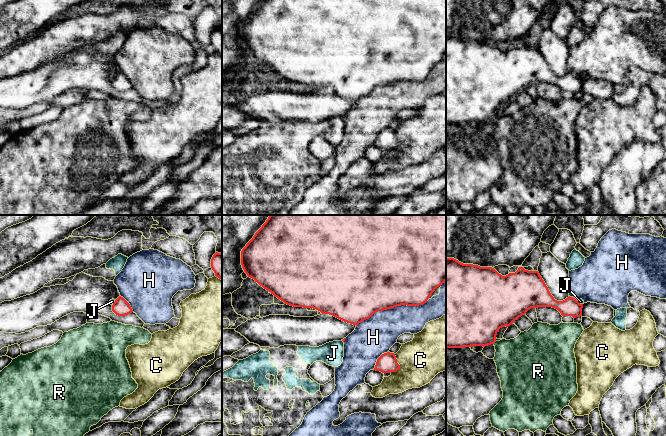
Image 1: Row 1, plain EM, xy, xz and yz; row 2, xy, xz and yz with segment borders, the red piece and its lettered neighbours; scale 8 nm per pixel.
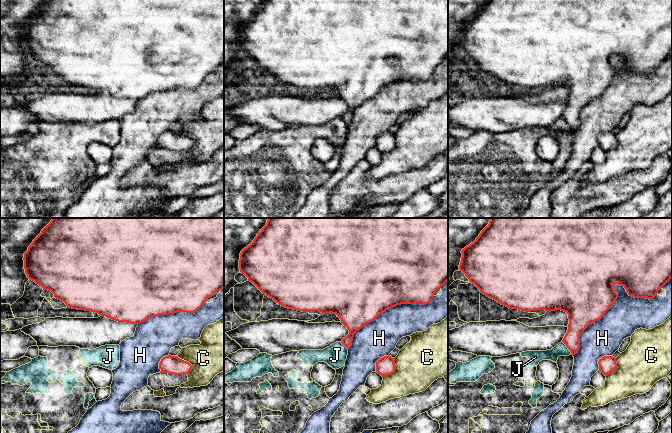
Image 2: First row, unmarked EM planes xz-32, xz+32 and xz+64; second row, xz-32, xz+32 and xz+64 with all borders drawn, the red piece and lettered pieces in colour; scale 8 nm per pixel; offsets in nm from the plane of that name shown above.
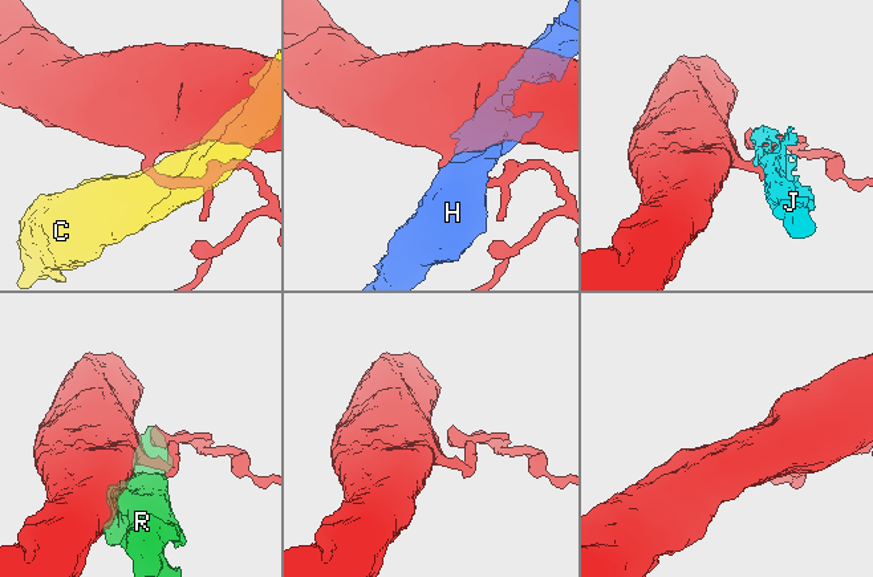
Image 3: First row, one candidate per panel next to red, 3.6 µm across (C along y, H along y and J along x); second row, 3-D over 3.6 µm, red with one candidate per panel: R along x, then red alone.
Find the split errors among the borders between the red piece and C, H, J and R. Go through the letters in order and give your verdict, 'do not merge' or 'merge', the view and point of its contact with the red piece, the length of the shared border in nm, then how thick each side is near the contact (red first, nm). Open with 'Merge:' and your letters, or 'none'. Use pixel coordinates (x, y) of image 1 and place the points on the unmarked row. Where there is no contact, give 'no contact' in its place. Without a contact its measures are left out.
Merge: none
C: do not merge; meets red in xz at (399, 141); contact 160 nm long; 160 nm thick on the red side, 340 nm on the other
H: do not merge; meets red in xz at (391, 83); contact 600 nm long; 500 nm thick on the red side, 300 nm on the other
J: do not merge; meets red in yz at (578, 78); contact 70 nm long; 150 nm thick on the red side, 40 nm on the other
R: do not merge; meets red in yz at (494, 118); contact 40 nm long; 440 nm thick on the red side, 360 nm on the other

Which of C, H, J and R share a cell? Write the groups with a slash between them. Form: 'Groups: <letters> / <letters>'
Groups: C / H / J / R

